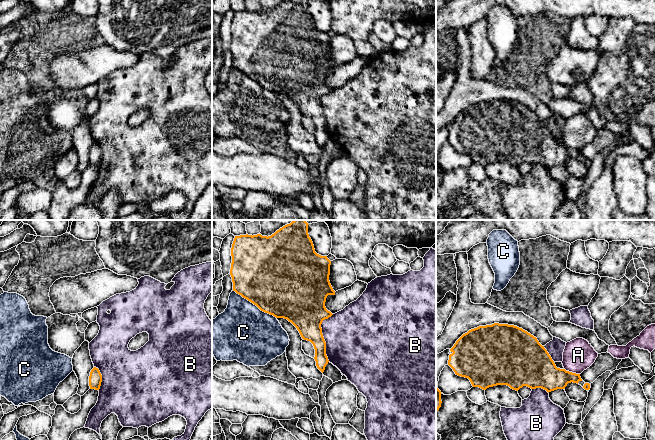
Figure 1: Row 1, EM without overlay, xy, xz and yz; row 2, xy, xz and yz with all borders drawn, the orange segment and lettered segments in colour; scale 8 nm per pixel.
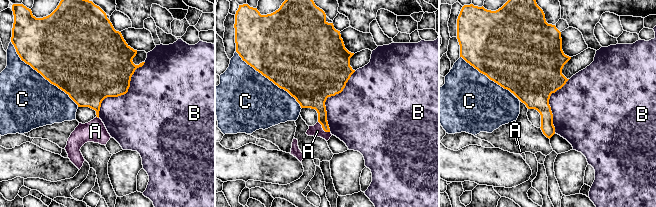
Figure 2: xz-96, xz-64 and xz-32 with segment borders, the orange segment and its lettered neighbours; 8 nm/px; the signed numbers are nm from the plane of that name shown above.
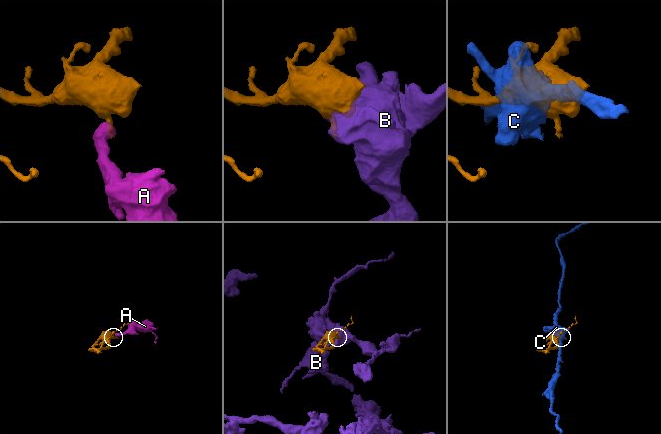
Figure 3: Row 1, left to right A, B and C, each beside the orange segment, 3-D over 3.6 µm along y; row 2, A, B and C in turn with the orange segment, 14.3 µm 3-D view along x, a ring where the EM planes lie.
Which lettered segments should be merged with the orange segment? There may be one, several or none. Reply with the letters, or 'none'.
none

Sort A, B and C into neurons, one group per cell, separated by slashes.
A / B / C

